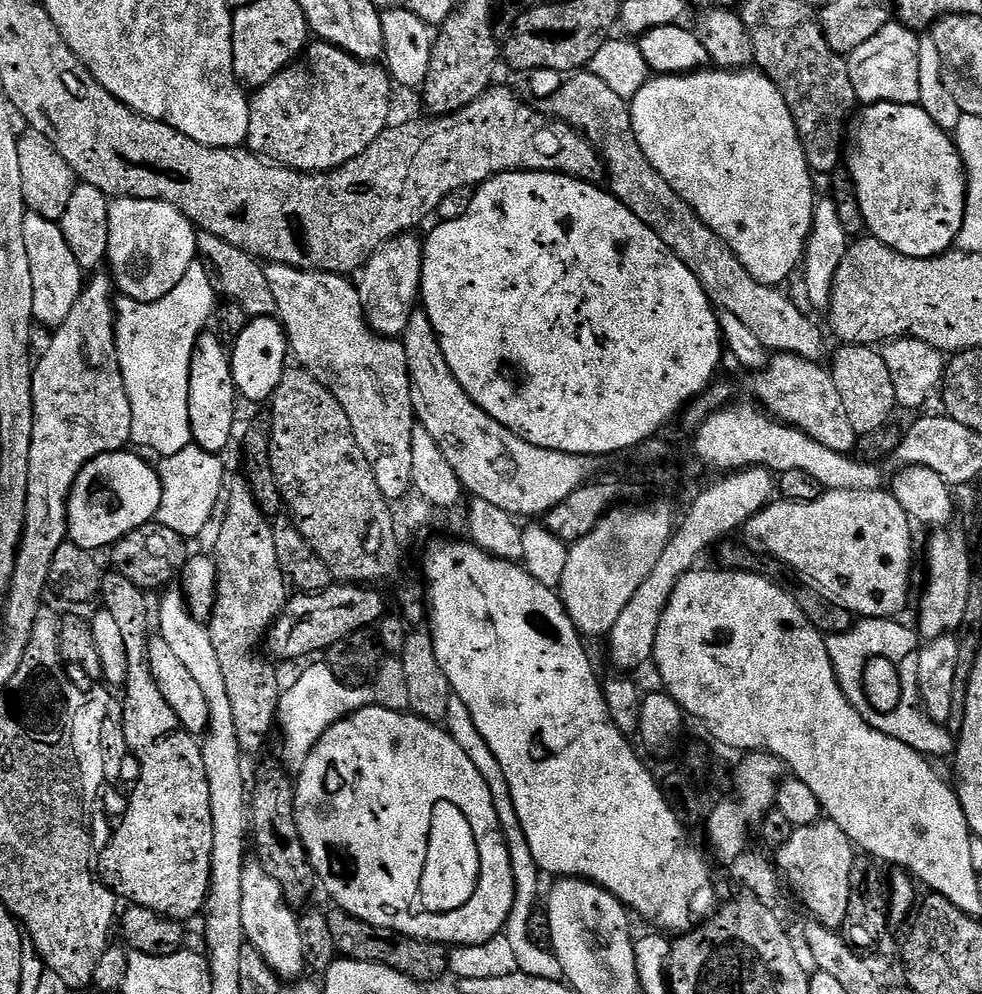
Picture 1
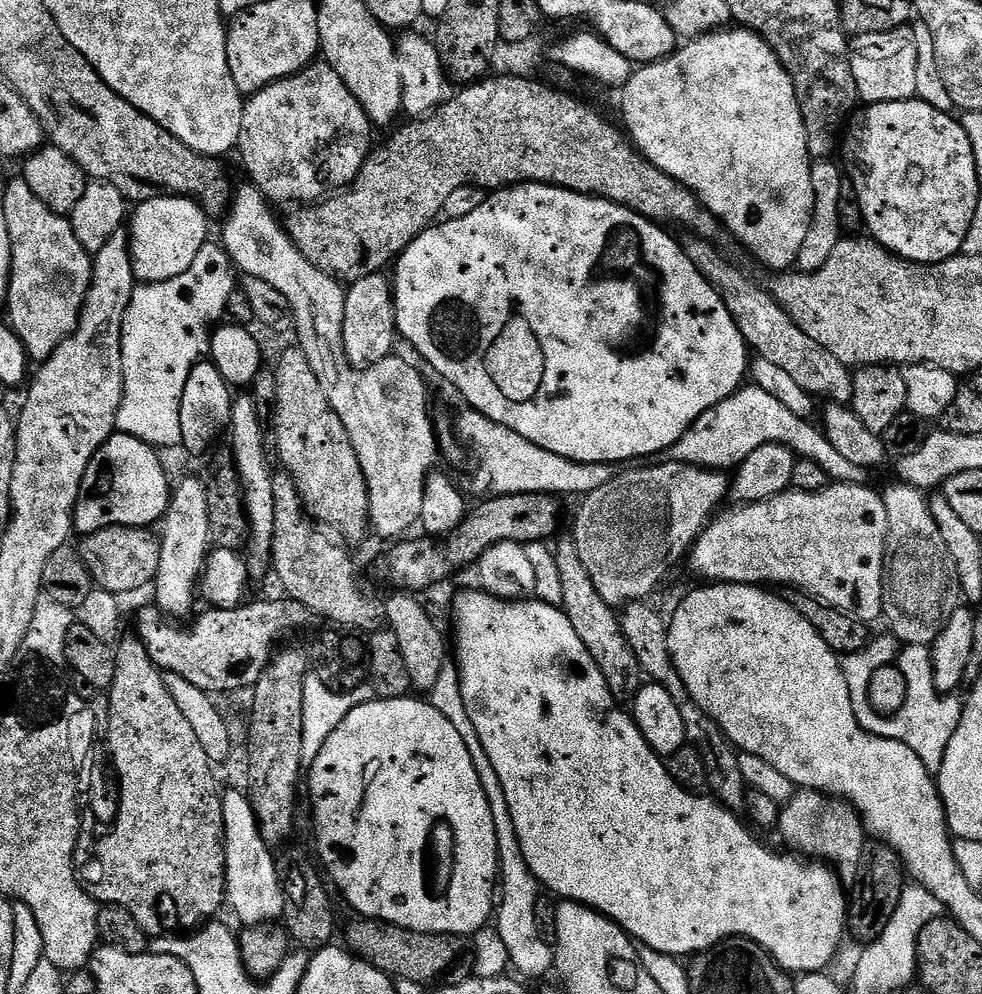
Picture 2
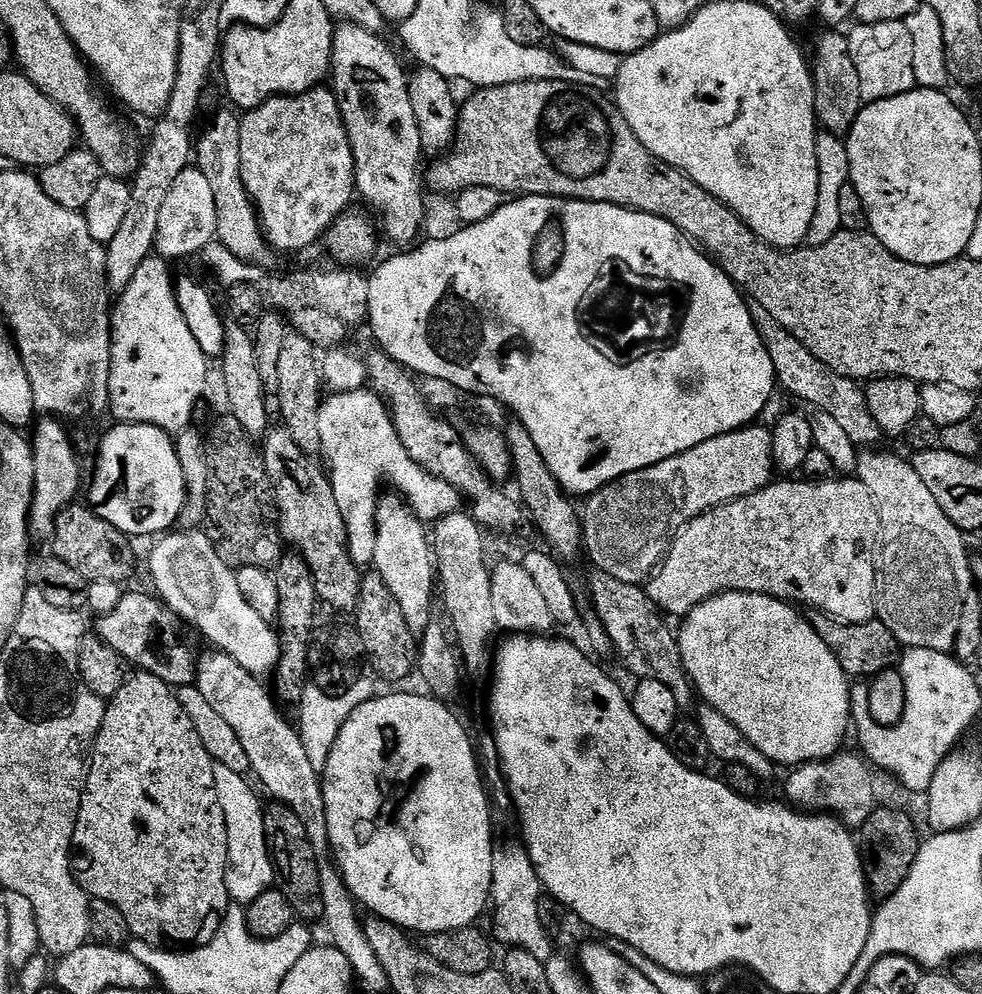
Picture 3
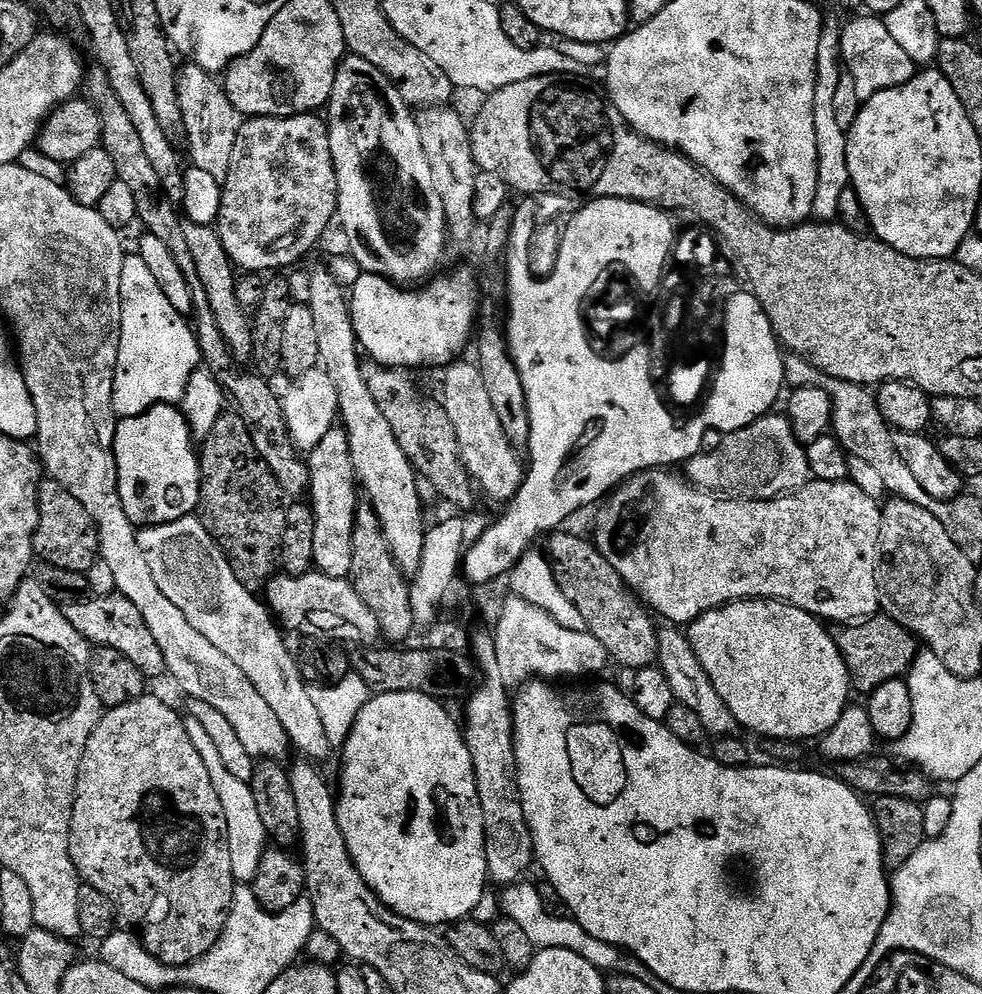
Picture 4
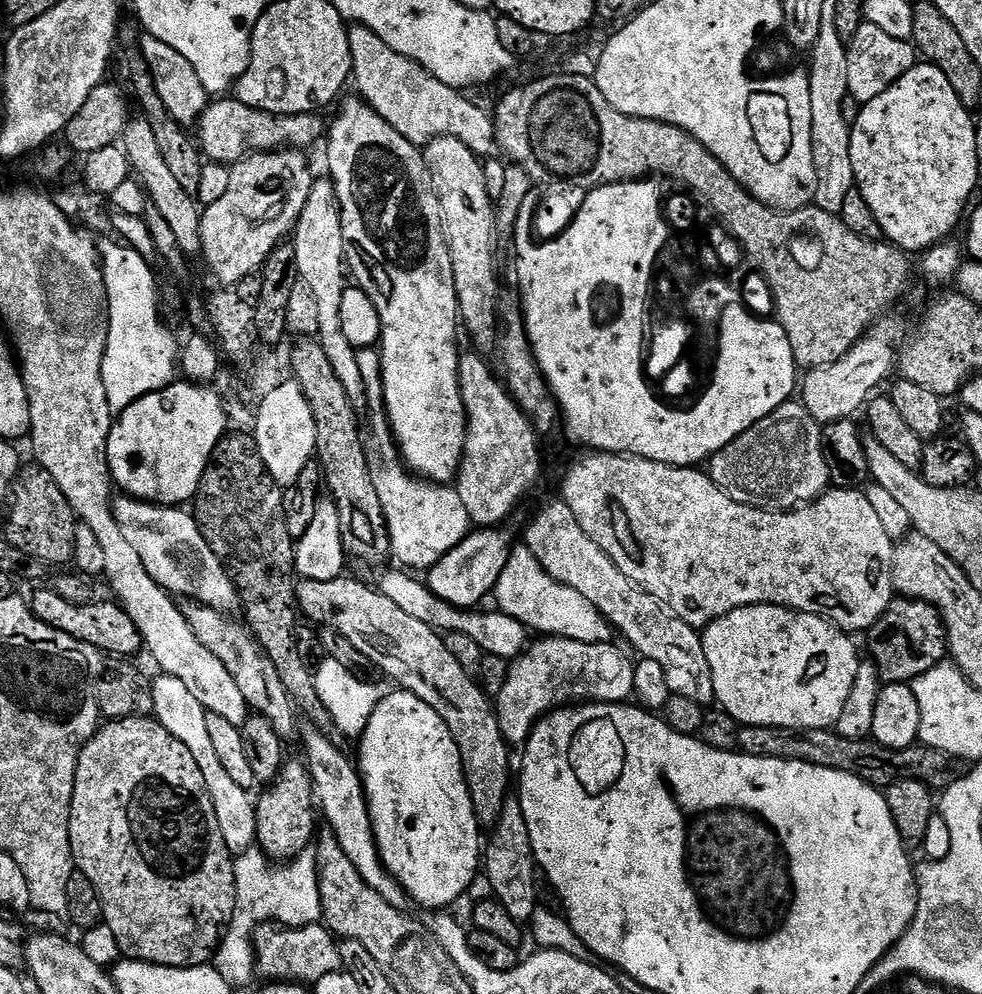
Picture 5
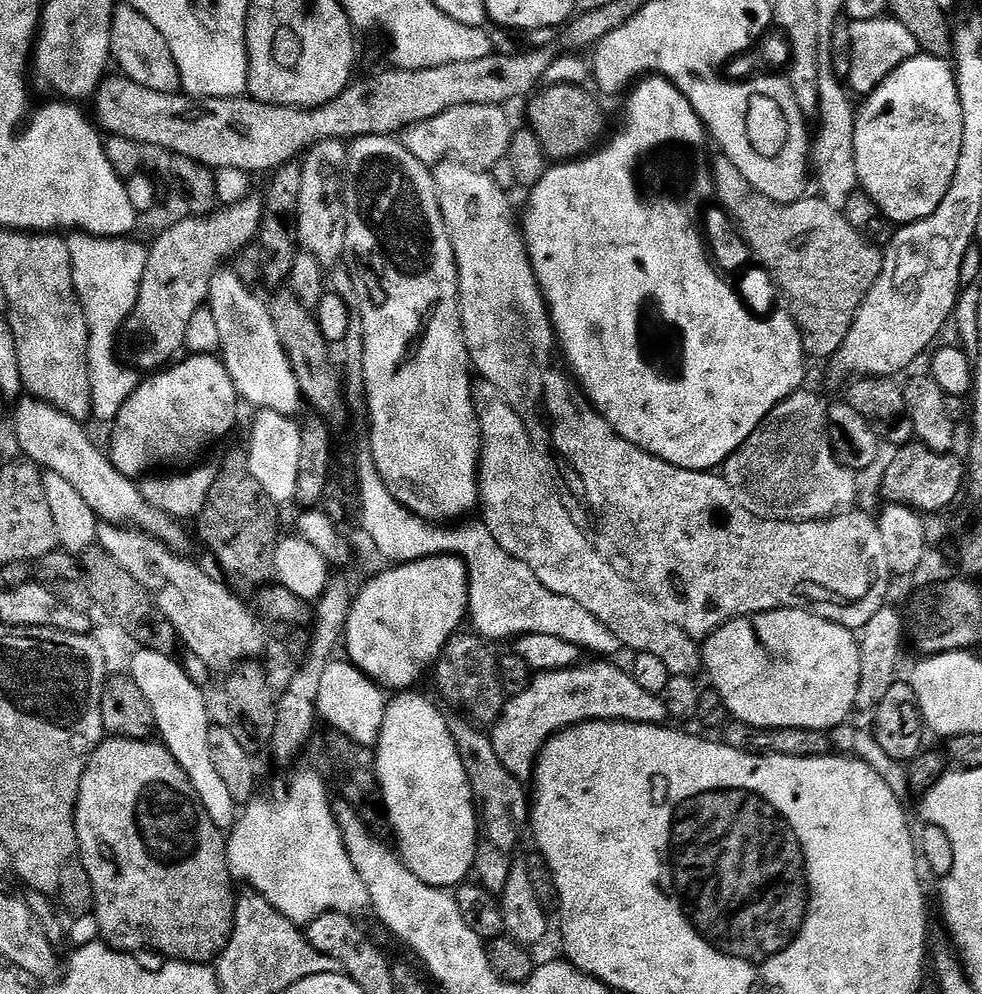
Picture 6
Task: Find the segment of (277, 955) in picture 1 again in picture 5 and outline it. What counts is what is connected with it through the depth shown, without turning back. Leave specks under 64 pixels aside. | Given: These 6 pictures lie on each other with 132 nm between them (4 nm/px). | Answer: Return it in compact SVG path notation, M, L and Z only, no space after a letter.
M163 674L157 677L152 680L155 719L159 720L162 726L166 726L166 730L170 730L170 734L174 734L174 738L178 738L178 742L182 742L182 746L190 750L190 754L194 754L194 762L198 762L198 770L202 770L202 778L206 778L206 790L214 802L214 814L218 814L218 826L222 830L222 838L226 838L226 846L234 854L248 851L256 844L256 800L252 796L253 793L249 789L238 786L238 782L232 781L230 774L226 774L206 727L206 712L202 702L198 702L198 698L190 694L190 689L182 682L178 682L178 678Z

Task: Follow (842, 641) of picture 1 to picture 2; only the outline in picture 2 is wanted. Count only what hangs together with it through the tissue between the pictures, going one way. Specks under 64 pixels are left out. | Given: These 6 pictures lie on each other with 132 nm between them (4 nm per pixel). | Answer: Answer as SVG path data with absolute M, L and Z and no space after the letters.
M891 634L873 637L866 648L861 651L845 653L840 659L842 672L850 691L851 705L858 724L874 736L890 738L910 746L918 758L933 774L939 773L942 762L946 758L946 748L950 746L950 738L954 738L954 730L958 730L958 722L962 711L962 700L959 695L945 694L934 686L934 670L932 669L932 649L926 644L909 644L903 649L898 666L902 674L906 674L906 706L897 716L879 716L870 705L869 688L874 673L895 661L898 639Z

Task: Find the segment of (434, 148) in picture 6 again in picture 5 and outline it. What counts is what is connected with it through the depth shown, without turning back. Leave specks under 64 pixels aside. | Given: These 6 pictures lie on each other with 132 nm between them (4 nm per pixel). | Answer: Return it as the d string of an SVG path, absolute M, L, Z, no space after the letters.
M352 24L348 30L348 41L352 59L350 80L353 85L356 83L356 88L360 91L357 92L359 99L365 100L378 115L386 118L386 122L390 122L390 126L394 126L394 130L398 130L402 138L406 138L411 144L423 146L439 136L449 136L458 138L458 142L466 142L475 156L488 158L493 155L497 147L493 117L489 113L487 116L474 101L467 100L464 97L467 95L461 89L438 82L438 78L434 78L434 74L430 74L418 62L390 50L390 46L386 46L386 42L382 42L382 38L378 38L378 34L374 34L374 30L370 30L365 24Z

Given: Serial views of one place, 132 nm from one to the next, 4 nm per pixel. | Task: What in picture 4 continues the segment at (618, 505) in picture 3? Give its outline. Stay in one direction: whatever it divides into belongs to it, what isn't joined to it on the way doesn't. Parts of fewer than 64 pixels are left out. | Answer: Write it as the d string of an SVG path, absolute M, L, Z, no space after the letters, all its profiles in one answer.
M776 415L763 416L742 430L727 433L721 439L724 441L713 452L704 450L699 456L692 457L686 464L687 479L696 487L704 489L705 492L719 494L734 500L777 500L779 496L786 496L789 492L796 492L799 488L804 487L812 476L808 465L807 447L798 442L787 415Z

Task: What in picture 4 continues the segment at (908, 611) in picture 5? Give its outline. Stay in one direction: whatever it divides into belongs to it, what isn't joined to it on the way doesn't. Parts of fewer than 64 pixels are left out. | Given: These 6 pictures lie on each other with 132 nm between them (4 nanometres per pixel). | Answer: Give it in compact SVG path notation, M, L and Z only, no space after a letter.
M877 614L863 622L848 622L831 629L832 641L838 646L846 662L851 687L863 694L870 694L882 686L882 682L907 677L909 668L918 655L918 641L898 622Z

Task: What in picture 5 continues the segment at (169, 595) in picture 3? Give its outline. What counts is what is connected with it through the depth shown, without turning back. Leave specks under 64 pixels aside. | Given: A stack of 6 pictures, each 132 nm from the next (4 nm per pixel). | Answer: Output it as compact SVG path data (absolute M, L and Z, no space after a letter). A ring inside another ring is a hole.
M127 494L121 495L113 503L112 509L118 526L122 526L122 534L128 539L130 546L134 546L138 558L142 558L142 566L146 566L150 578L154 578L154 582L158 586L162 586L173 597L185 596L183 598L185 601L205 604L225 614L236 614L241 611L240 592L228 577L224 563L216 557L214 550L210 550L200 525L197 524L196 517L191 511L180 506L134 502L132 497ZM311 726L305 728L305 732L304 729L302 732L302 740L304 736L304 753L302 753L302 756L308 765L308 773L312 779L312 793L316 795L318 812L322 817L323 823L331 828L334 836L338 838L338 846L342 846L342 850L346 853L346 858L350 858L350 863L354 866L354 870L358 870L358 874L362 874L362 882L366 882L366 886L370 886L370 890L374 890L375 893L380 894L390 906L401 910L407 909L407 904L410 904L408 893L390 875L386 870L386 866L380 861L380 851L376 848L372 819L370 818L370 810L368 809L368 799L364 793L364 781L360 778L357 765L353 761L351 764L345 755L346 752L342 751L338 746L334 746L334 742L330 742L330 738L323 736L316 728Z

